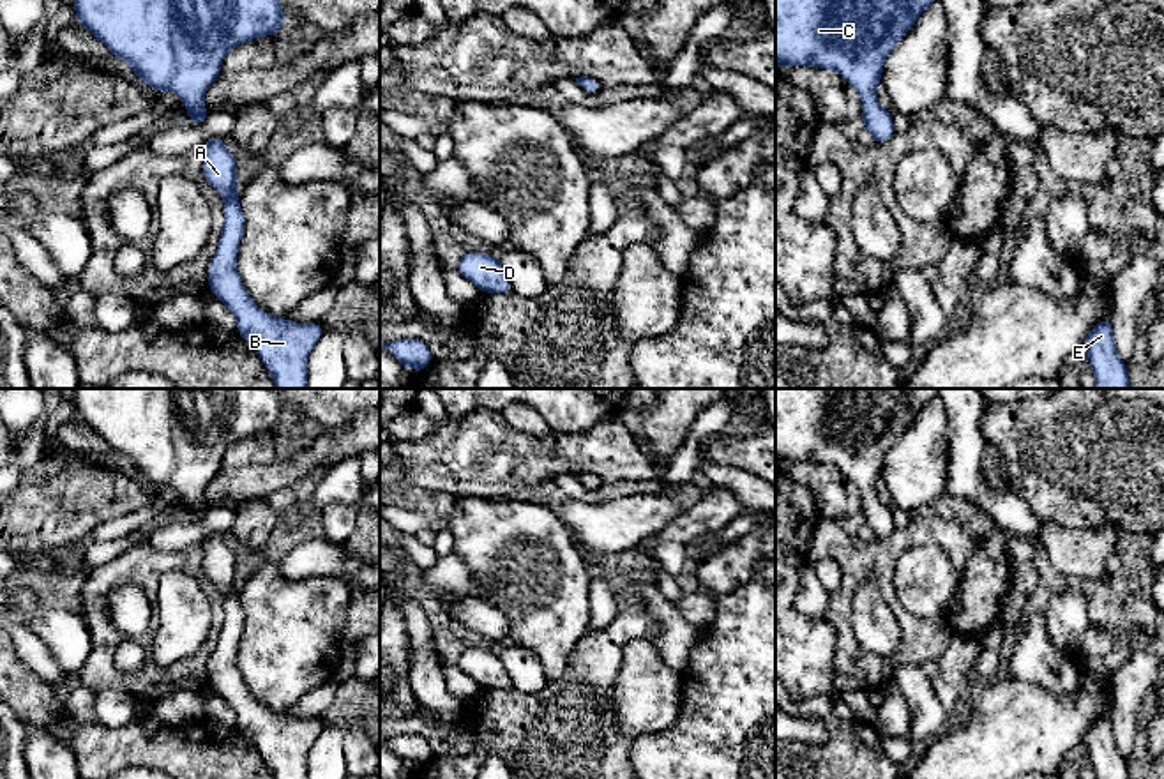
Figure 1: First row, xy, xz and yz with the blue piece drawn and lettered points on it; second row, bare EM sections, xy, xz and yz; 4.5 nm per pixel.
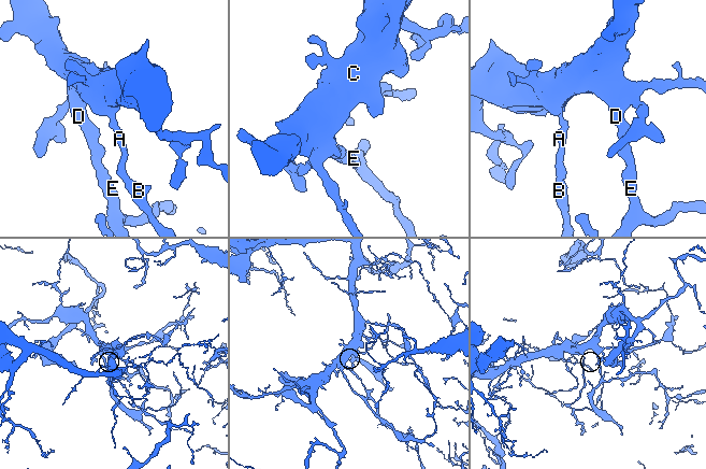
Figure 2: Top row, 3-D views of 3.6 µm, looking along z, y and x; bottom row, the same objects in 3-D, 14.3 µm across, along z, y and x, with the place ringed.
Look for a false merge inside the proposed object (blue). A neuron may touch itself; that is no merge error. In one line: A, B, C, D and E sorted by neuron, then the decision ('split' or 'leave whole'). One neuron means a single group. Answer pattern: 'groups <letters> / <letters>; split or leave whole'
groups A B C D E; leave whole

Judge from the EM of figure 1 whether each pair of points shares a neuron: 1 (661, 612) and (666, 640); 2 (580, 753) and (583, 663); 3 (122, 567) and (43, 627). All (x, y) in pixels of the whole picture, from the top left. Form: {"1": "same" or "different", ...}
{"1": "same", "2": "same", "3": "different"}

